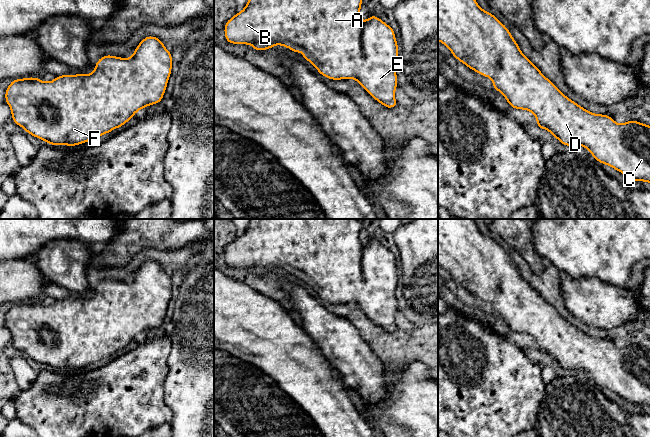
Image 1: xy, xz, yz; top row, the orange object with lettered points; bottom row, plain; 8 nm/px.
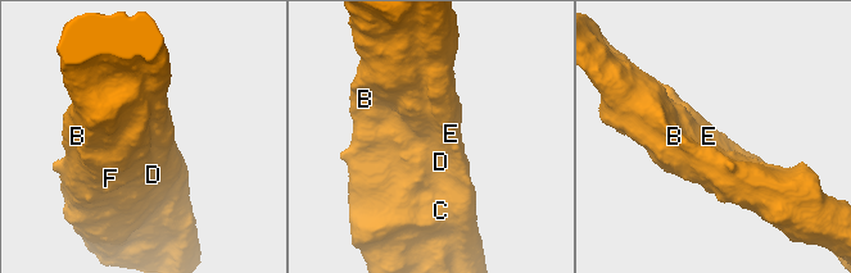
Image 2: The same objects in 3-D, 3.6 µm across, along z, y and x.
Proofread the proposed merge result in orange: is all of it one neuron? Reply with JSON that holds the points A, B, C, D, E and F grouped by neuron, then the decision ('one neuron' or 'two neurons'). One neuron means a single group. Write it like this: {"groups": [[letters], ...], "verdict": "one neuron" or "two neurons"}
{"groups": [["A", "B", "C", "D", "E", "F"]], "verdict": "one neuron"}

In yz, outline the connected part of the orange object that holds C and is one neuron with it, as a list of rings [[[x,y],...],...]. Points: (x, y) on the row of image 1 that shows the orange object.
[[[438,0],[438,41],[447,46],[451,51],[452,56],[455,57],[458,61],[461,61],[468,68],[470,68],[473,71],[476,71],[484,77],[491,78],[493,83],[493,89],[502,93],[510,107],[514,109],[528,110],[532,112],[535,118],[537,119],[536,126],[538,128],[548,130],[553,137],[557,138],[560,141],[562,145],[584,146],[588,150],[588,152],[594,156],[594,159],[596,161],[608,165],[613,169],[621,172],[630,180],[631,183],[635,181],[646,181],[647,183],[650,183],[650,126],[642,124],[639,121],[632,120],[628,120],[626,123],[619,125],[614,121],[614,119],[611,116],[604,114],[594,114],[584,109],[583,107],[572,101],[570,98],[566,97],[551,80],[547,79],[542,74],[542,72],[536,66],[534,66],[533,63],[527,57],[524,56],[517,42],[513,39],[512,34],[507,29],[507,27],[503,23],[501,23],[492,13],[484,11],[478,5],[476,0]]]

